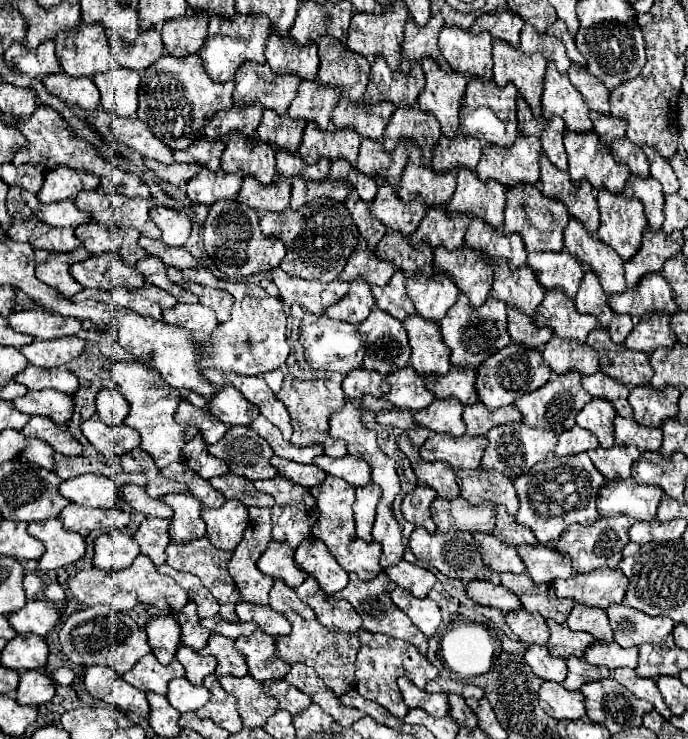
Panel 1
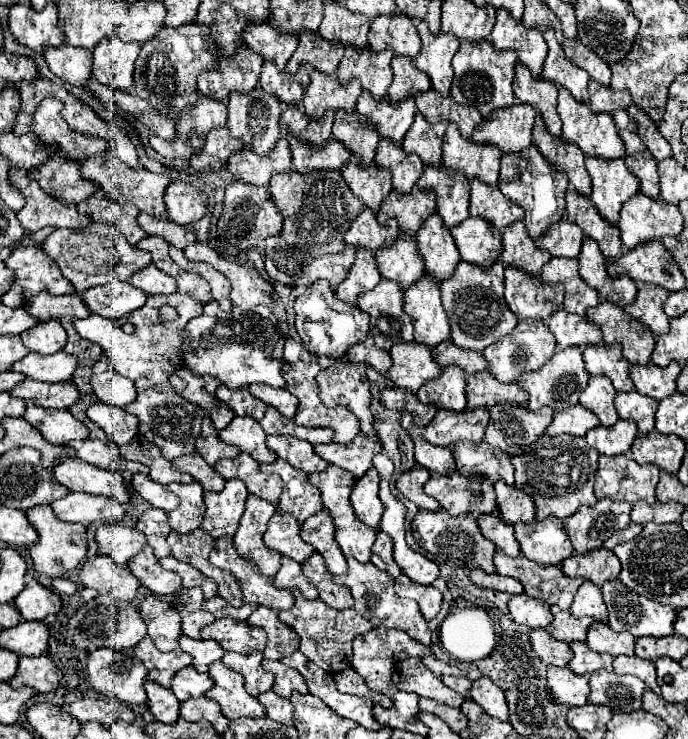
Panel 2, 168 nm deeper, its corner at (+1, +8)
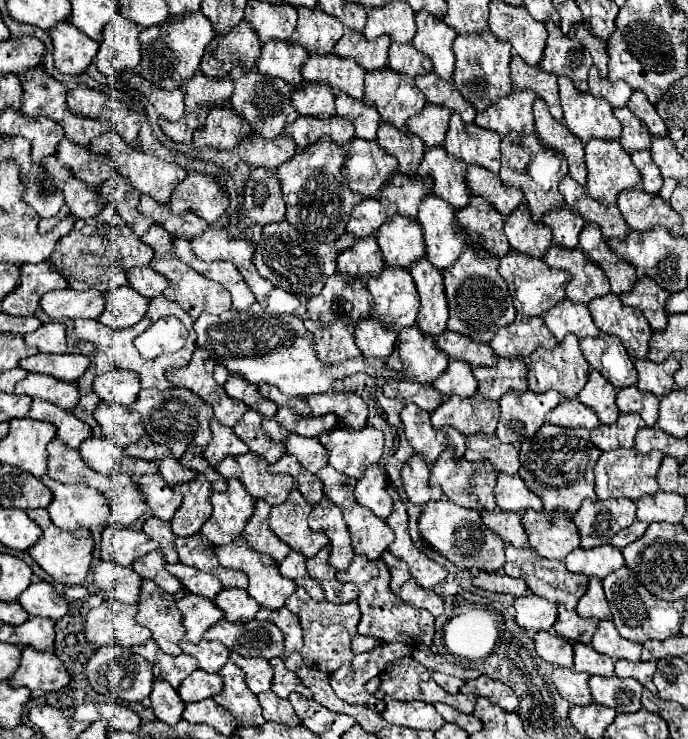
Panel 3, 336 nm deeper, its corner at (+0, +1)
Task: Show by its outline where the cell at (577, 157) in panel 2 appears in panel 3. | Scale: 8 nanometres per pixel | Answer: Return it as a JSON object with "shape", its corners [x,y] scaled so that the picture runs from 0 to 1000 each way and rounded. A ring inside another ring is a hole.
{"shape":[[[785,133],[779,135],[776,143],[776,168],[779,168],[779,184],[788,189],[788,195],[823,211],[828,241],[834,241],[843,252],[852,252],[849,195],[817,165],[799,160],[797,143]]]}

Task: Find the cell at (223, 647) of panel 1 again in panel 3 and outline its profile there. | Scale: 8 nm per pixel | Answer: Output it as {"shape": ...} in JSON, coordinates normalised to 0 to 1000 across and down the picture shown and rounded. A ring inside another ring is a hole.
{"shape":[[[314,842],[297,861],[297,866],[320,866],[337,882],[346,882],[355,890],[398,890],[413,880],[410,858],[395,842]]]}

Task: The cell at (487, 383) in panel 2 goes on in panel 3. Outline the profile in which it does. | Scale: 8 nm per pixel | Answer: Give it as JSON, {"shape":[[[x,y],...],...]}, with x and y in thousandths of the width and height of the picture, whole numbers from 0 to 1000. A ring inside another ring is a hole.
{"shape":[[[750,484],[721,490],[712,498],[692,498],[689,512],[695,517],[695,533],[712,541],[727,541],[741,528],[759,533],[767,528],[765,501],[767,493]]]}

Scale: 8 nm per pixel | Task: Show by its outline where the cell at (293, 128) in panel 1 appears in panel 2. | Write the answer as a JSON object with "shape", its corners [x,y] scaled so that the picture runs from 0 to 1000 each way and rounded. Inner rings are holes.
{"shape":[[[385,83],[382,85],[382,96],[376,101],[376,115],[403,129],[414,142],[420,139],[438,139],[443,120],[449,115],[449,96],[432,96],[429,101],[423,101],[420,96],[406,96],[400,91],[400,85]]]}

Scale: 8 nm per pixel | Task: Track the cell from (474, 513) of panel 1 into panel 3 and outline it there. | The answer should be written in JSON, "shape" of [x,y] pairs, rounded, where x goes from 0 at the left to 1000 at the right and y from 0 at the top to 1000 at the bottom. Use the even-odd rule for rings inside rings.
{"shape":[[[648,609],[637,625],[628,631],[625,639],[625,655],[628,658],[640,658],[642,666],[651,671],[654,679],[672,685],[672,687],[683,687],[683,690],[709,690],[718,693],[721,690],[721,679],[718,679],[718,655],[721,655],[721,639],[715,636],[715,631],[701,628],[701,625],[677,625],[677,622],[657,622],[657,609]]]}

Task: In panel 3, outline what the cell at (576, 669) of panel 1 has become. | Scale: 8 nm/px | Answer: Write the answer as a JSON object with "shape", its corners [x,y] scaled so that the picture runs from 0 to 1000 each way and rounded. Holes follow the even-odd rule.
{"shape":[[[834,871],[834,907],[852,909],[858,915],[892,915],[892,896],[887,888],[869,885],[860,874],[852,871]]]}

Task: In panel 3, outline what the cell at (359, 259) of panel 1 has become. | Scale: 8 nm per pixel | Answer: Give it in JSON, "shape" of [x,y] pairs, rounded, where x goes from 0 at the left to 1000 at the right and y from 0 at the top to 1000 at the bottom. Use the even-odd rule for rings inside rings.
{"shape":[[[526,271],[523,279],[515,279],[509,290],[509,300],[503,306],[503,314],[515,317],[517,322],[544,319],[549,309],[564,300],[576,290],[576,279],[558,279],[552,271]]]}

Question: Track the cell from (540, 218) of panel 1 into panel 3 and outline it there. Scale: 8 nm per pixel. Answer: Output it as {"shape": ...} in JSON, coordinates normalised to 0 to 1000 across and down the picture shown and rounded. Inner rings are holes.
{"shape":[[[738,181],[730,187],[730,227],[727,244],[733,249],[747,249],[759,257],[765,276],[773,287],[776,300],[788,300],[788,292],[802,287],[805,281],[820,279],[820,268],[811,260],[811,249],[826,235],[826,219],[817,208],[808,208],[788,198],[788,192],[773,181],[762,187],[762,181]]]}

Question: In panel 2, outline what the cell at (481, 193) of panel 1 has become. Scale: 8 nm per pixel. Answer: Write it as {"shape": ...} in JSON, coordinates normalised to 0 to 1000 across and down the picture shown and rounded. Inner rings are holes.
{"shape":[[[653,166],[644,188],[644,223],[653,234],[676,234],[679,242],[696,242],[708,250],[722,250],[728,204],[719,199],[696,199],[685,188],[673,188],[661,172]]]}

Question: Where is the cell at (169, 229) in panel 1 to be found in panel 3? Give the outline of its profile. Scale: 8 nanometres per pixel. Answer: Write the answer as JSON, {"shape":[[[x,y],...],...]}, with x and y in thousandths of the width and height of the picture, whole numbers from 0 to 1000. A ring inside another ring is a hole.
{"shape":[[[276,233],[250,260],[247,284],[253,290],[285,290],[302,303],[314,300],[331,279],[331,265],[314,254],[305,238]]]}

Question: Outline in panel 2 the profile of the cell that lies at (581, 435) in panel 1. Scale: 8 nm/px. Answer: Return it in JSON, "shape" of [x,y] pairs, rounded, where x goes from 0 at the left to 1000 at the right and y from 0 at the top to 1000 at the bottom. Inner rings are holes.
{"shape":[[[847,548],[824,551],[818,556],[807,556],[801,578],[795,578],[795,589],[850,589],[856,581],[865,581],[871,575],[871,567],[862,562],[862,556],[850,553]]]}

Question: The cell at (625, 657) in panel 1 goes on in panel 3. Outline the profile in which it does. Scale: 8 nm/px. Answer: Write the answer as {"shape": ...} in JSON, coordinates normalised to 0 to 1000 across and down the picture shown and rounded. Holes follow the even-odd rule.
{"shape":[[[872,839],[869,850],[863,855],[863,863],[860,863],[860,877],[866,877],[872,885],[887,888],[890,893],[910,890],[910,893],[927,896],[933,871],[913,869],[910,863],[904,863],[898,858],[898,853],[892,850],[892,844],[887,839]]]}

